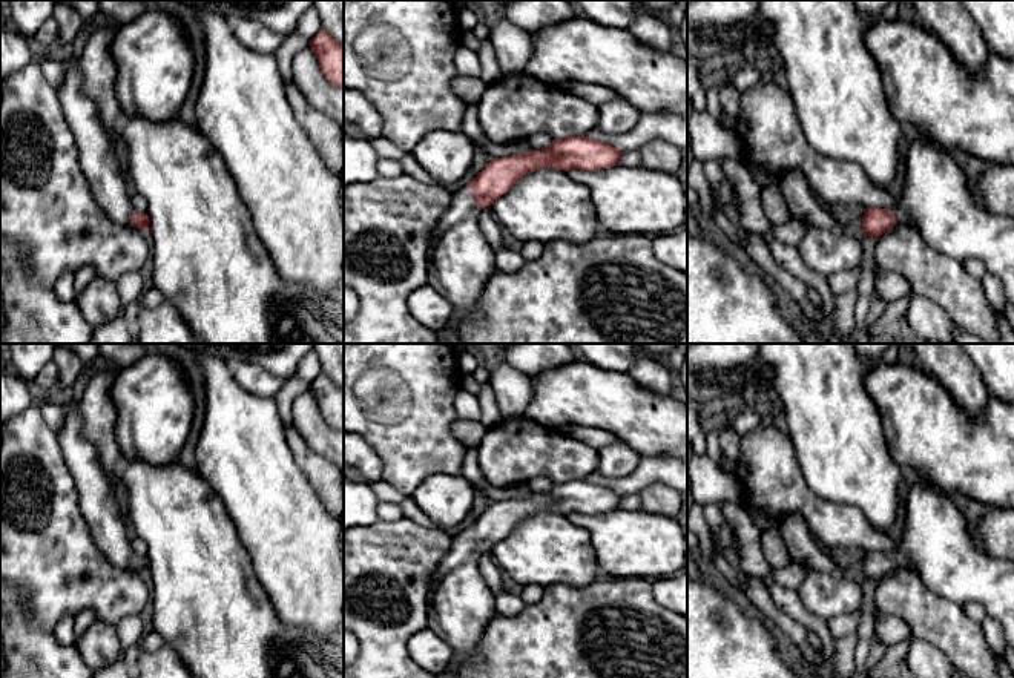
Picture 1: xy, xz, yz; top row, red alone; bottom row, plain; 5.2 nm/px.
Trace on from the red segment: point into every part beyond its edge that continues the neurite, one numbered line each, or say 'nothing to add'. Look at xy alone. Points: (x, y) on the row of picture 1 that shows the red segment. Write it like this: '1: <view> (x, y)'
1: xy (98, 155)

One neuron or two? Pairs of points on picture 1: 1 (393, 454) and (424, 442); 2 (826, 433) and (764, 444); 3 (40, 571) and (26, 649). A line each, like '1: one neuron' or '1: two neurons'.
1: one neuron
2: two neurons
3: two neurons

